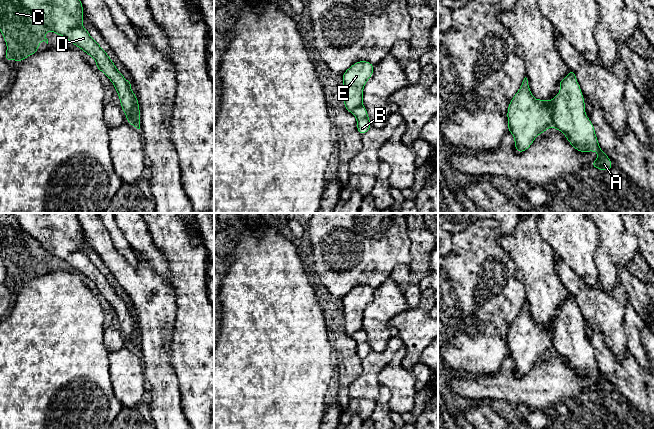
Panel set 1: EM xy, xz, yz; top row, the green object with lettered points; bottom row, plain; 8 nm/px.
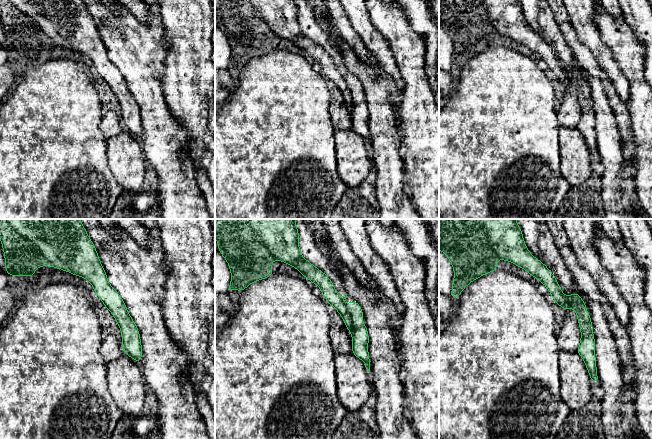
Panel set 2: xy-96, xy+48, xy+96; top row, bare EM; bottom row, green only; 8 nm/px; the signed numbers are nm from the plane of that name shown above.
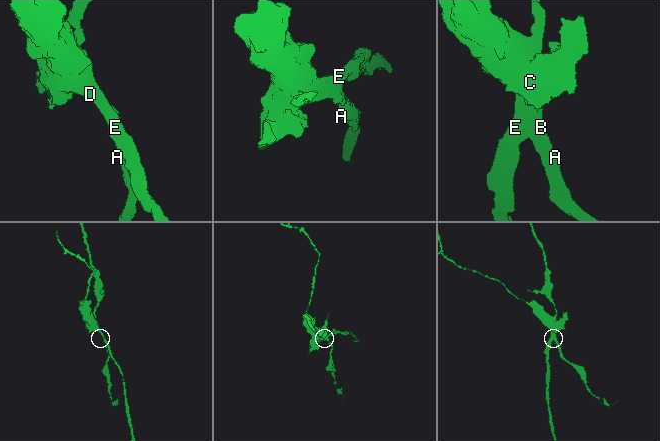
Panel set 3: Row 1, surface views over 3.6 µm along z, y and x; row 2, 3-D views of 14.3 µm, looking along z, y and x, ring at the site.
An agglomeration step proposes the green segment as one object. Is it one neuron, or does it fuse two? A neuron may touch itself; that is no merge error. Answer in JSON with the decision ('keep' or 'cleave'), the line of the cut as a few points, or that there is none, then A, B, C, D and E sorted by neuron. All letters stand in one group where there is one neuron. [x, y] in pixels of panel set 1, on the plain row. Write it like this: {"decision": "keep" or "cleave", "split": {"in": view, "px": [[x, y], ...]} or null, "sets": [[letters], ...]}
{"decision": "cleave", "split": {"in": "yz", "px": [[554, 325], [551, 349]]}, "sets": [["A", "B"], ["C", "D", "E"]]}

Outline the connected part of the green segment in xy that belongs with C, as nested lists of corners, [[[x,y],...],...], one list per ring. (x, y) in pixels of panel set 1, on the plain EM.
[[[0,213],[0,255],[7,268],[3,283],[21,286],[26,281],[36,278],[42,264],[48,268],[48,263],[45,261],[48,255],[63,260],[95,283],[96,292],[102,295],[116,312],[121,332],[129,342],[136,330],[136,319],[109,279],[83,251],[83,236],[76,213]]]

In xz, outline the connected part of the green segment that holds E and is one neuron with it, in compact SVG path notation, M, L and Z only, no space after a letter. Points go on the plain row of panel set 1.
M358 285L342 299L344 313L344 330L349 336L362 329L363 312L372 300L374 289L368 285Z

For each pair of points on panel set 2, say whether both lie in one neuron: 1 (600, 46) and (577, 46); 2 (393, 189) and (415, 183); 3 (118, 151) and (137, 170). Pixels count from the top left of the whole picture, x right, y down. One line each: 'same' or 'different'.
1: different
2: different
3: same

